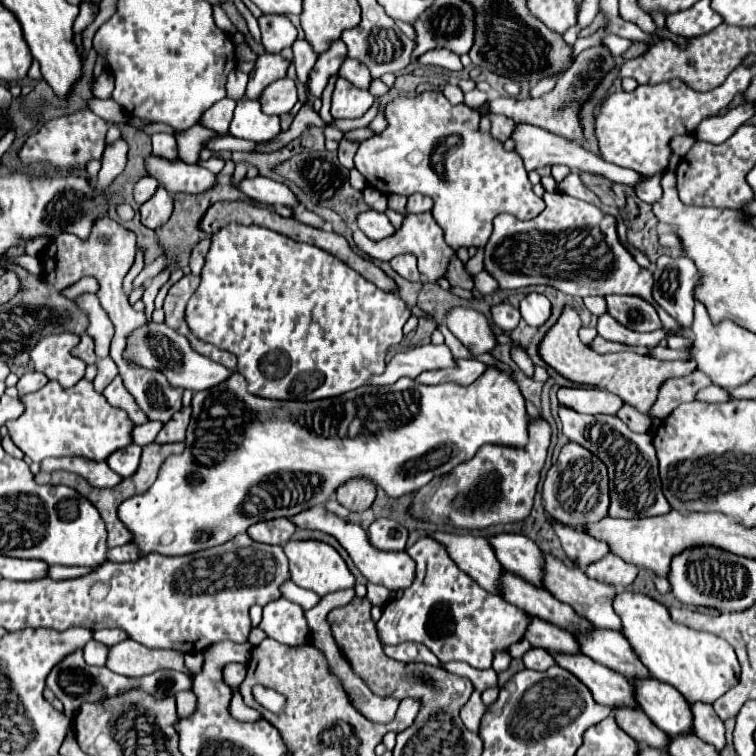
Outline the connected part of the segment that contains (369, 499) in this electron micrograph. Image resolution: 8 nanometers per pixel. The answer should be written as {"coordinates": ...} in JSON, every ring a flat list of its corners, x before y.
{"coordinates":[[351,479,351,483,343,483,339,491,335,491,337,501,353,513,361,513,371,507,375,499,375,485,369,479]]}

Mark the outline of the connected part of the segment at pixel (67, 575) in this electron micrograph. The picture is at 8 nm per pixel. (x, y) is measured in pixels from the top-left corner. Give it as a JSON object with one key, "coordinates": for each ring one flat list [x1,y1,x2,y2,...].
{"coordinates":[[49,567,49,577,53,579,71,579,91,573,91,567]]}

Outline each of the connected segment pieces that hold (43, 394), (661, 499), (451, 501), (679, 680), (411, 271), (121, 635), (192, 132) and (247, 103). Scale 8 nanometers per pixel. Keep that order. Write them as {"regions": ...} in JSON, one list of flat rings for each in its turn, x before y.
{"regions":[[[81,379,71,389,61,387,57,381,49,381,43,389,23,395,23,403,25,403,25,413,19,419,9,421,7,429,9,429,13,443,35,463,41,463,47,457,65,457,65,455,79,455,79,457,93,459,93,461,105,461,107,455,111,455,117,449,123,449,131,443,129,433,133,429,133,423,129,421,127,413,111,407,107,403,107,399,103,399,103,395,99,395,93,389,93,383,89,383,85,379]],[[561,407,559,417,563,421,563,433,579,443,581,447,595,453,609,469,609,487,611,487,611,517,623,519,641,519,665,515,671,511,659,479,659,467,655,457,655,447,649,433,633,433,621,419,613,415,581,415,573,409]],[[539,415,529,423,529,443,513,449,503,445,483,445,477,455,449,475,435,477,415,493,411,513,435,523,451,523,457,529,481,531,489,525,515,523,529,517,539,473,545,465,551,443,551,425]],[[617,591,613,599,615,613,621,617,621,633,631,643,631,649,639,655,643,665,651,671,651,677,673,685,687,703,715,703,739,679,739,663,733,647,707,631,687,629,681,623,673,623,669,611,655,599,643,593]],[[397,255,391,259,391,267,407,281,419,281,419,271,417,271,417,259,415,255]],[[103,629,103,631,95,631,93,639,97,639,97,641,111,647,111,645,117,645,117,643,129,639,129,635,125,631,119,631,119,629]],[[195,125,195,127,187,129,185,133,177,133,179,159,185,163,197,163,199,151,203,149,203,143,209,137,217,137,217,133,211,133,211,129,205,129,201,125]],[[243,99,235,107,235,115,229,127,229,135,263,143,273,139,281,131,279,127,279,117,275,115,265,115,261,111,261,105,251,99]]]}

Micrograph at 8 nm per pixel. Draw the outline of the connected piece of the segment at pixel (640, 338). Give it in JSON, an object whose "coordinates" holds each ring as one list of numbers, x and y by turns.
{"coordinates":[[603,315,597,319,597,331,601,337,609,341,619,341,627,345,645,345,645,347,655,347,661,339,667,339,670,336,676,336,672,331,666,329,657,329,650,333,640,333,623,327,617,323,611,315]]}

